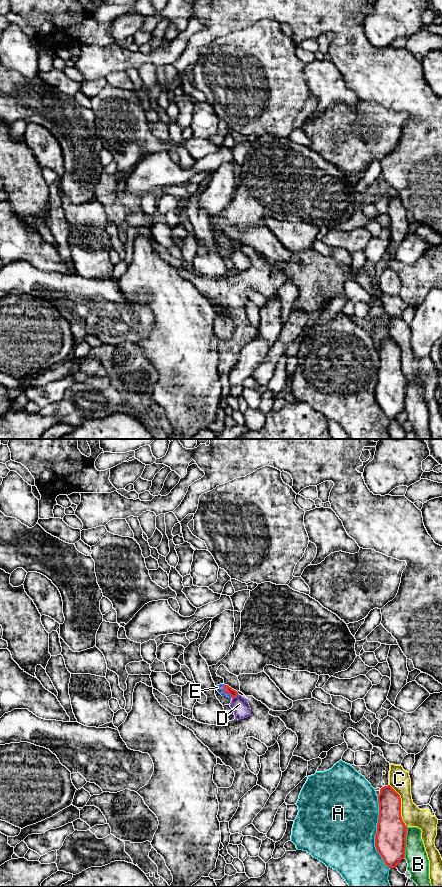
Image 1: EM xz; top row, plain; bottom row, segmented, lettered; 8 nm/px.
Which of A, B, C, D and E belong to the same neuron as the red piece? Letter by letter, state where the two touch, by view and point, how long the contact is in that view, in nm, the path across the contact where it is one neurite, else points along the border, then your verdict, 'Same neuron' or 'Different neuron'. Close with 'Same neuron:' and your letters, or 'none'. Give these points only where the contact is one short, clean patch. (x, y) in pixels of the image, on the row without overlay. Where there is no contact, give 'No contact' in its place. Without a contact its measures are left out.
A: Touches red at xz (377, 384). Shared border 600 nm. Different neuron
B: Touches red at xz (405, 394). Shared border 240 nm. Different neuron
C: Touches red at xz (400, 357). Shared border 380 nm. Different neuron
D: Touches red at xz (235, 248). Shared border 70 nm. Boundary: xz (238, 246), (232, 250). Different neuron
E: Touches red at xz (225, 244). Shared border 130 nm. Path across: xz (227, 241), (225, 244), (220, 240). Same neuron
Same neuron: E

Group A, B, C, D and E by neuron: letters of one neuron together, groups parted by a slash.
A / B / C / D / E

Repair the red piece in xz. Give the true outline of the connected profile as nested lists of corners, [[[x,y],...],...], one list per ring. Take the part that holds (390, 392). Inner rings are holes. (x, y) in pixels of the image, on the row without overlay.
[[[390,338],[380,341],[375,399],[391,421],[405,410],[407,378],[401,369],[400,347]]]

